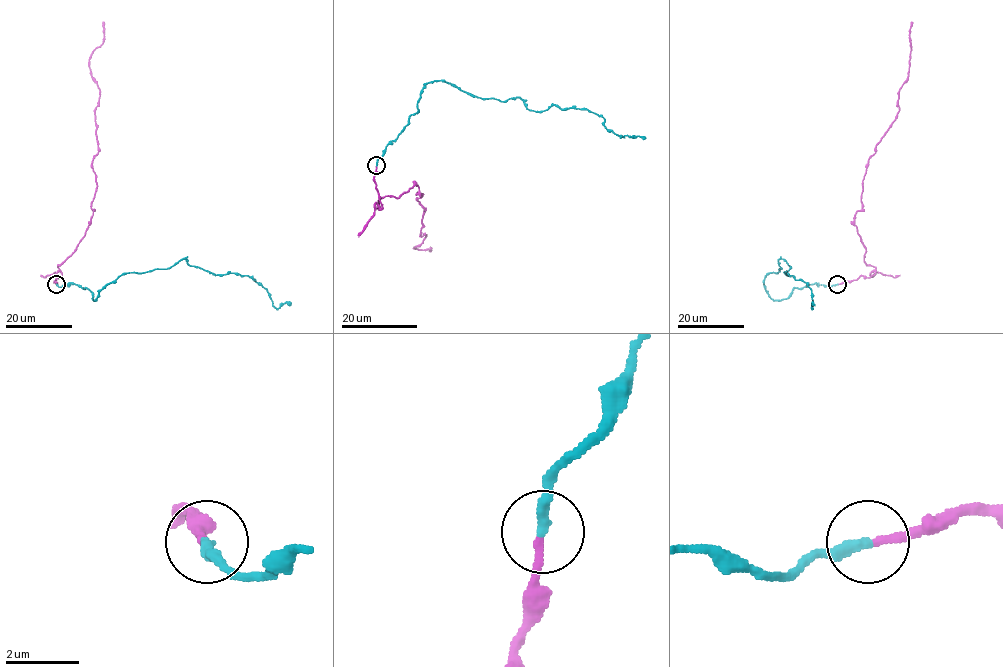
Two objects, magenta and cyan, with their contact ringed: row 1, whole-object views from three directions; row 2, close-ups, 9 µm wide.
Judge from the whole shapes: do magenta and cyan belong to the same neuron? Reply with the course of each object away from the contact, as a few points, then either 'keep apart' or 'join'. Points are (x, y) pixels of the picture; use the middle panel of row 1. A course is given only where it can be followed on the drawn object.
course magenta (377, 166), (378, 207), (386, 196), (418, 187), (420, 236), (426, 236), (414, 248), (430, 251); course cyan (377, 166), (437, 80), (532, 111), (586, 109), (645, 139); join

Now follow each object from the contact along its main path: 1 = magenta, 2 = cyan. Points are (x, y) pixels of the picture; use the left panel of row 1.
1: (57, 284), (58, 265), (85, 235), (93, 211), (100, 89), (89, 66), (91, 54), (103, 42), (103, 21)
2: (57, 284), (88, 289), (95, 300), (125, 273), (184, 258), (247, 275), (272, 305), (290, 305)

